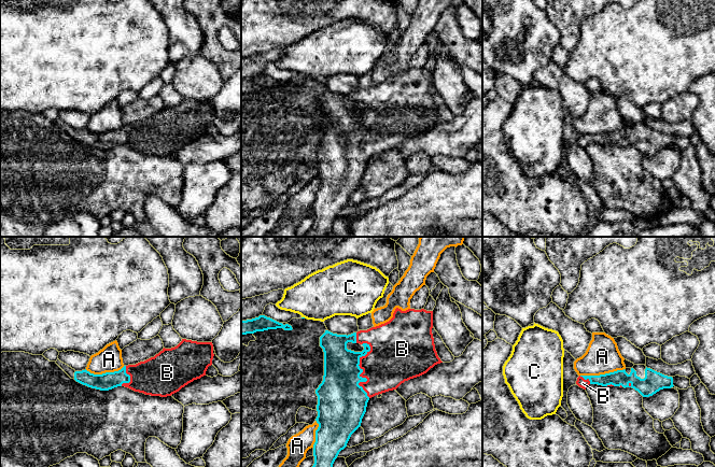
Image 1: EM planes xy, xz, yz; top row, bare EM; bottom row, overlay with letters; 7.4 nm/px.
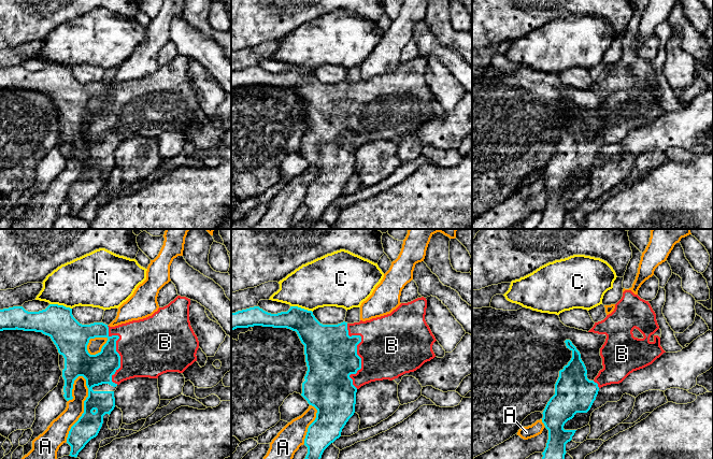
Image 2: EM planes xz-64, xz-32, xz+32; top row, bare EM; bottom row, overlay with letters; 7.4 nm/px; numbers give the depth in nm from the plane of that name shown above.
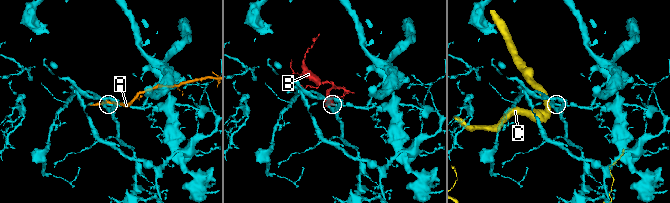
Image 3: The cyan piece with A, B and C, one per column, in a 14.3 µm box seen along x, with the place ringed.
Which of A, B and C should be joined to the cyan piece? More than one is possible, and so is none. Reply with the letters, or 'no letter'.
B

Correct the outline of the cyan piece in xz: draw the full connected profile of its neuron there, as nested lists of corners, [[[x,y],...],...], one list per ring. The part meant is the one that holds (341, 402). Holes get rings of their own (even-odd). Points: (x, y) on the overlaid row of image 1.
[[[396,308],[389,322],[367,330],[360,330],[348,336],[325,330],[320,337],[320,346],[324,352],[324,376],[322,383],[316,390],[318,396],[316,421],[319,427],[316,430],[314,464],[312,467],[333,467],[339,452],[347,447],[351,435],[361,426],[367,402],[371,397],[396,390],[405,381],[420,377],[435,365],[443,363],[435,350],[432,328],[433,311],[424,309],[402,311]],[[348,342],[360,343],[364,350],[362,352],[348,350]]]

